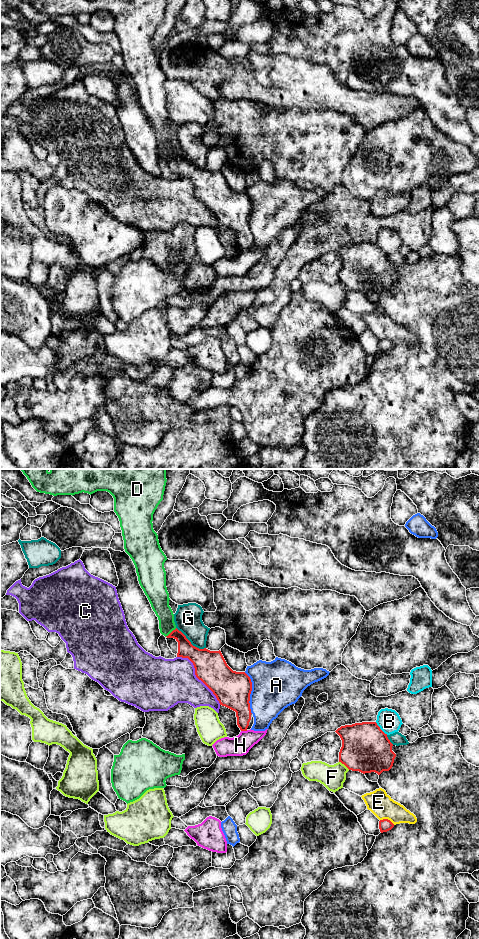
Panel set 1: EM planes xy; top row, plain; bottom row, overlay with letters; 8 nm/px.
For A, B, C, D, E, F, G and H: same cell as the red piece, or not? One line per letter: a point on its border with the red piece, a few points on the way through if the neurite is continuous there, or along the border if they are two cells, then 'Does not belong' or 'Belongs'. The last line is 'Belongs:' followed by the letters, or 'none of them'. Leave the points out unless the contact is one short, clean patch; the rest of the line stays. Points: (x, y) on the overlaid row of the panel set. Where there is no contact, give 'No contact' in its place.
A: Touches red at xy (250, 693). Does not belong
B: Touches red at xy (380, 729). Does not belong
C: Touches red at xy (196, 676). Does not belong
D: Touches red at xy (171, 632). Boundary: xy (176, 628), (165, 636). Does not belong
E: Touches red at xy (387, 819). Does not belong
F: Touches red at xy (344, 764). Does not belong
G: Touches red at xy (190, 642). Does not belong
H: Touches red at xy (244, 730). Boundary: xy (247, 730), (241, 731). Does not belong
Belongs: none of them

